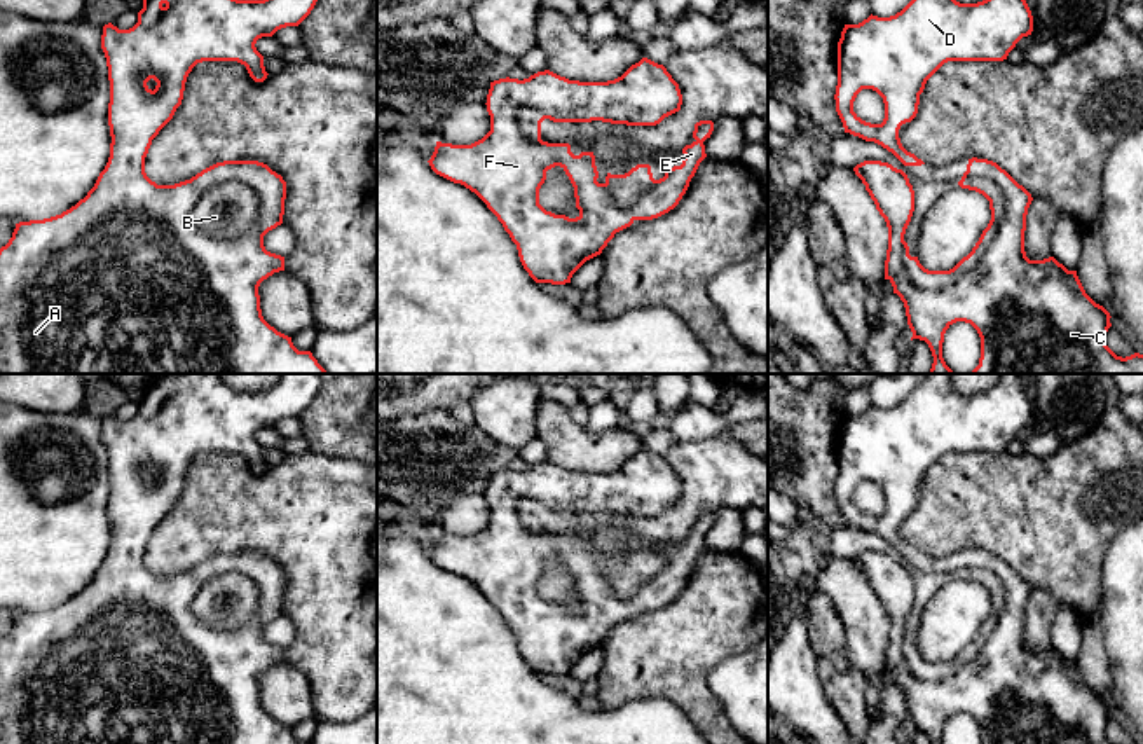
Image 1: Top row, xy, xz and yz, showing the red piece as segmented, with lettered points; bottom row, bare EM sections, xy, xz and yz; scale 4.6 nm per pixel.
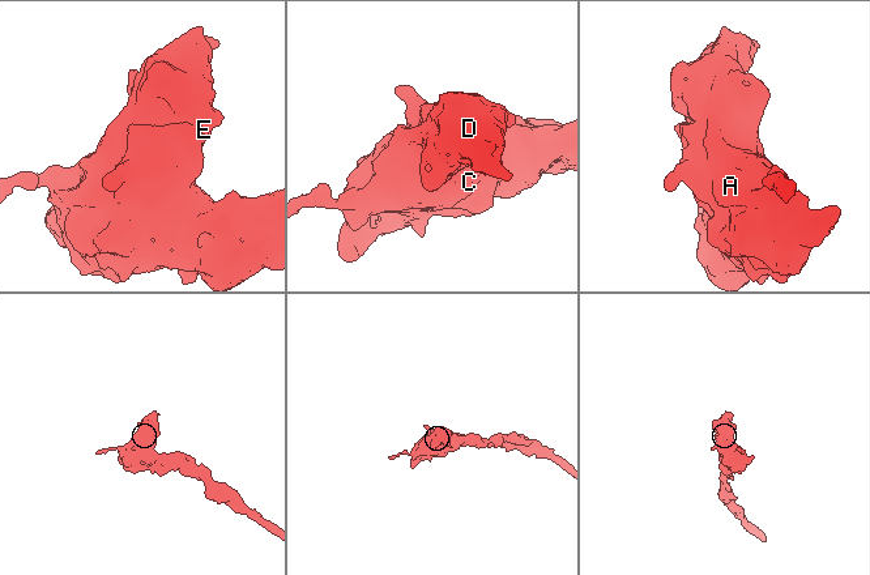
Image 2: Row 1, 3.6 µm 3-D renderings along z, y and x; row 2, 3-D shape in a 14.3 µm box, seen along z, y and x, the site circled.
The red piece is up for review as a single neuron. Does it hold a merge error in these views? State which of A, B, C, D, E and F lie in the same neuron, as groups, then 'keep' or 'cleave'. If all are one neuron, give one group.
groups A C D E F / B; cleave

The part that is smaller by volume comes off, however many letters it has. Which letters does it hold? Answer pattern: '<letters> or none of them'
B

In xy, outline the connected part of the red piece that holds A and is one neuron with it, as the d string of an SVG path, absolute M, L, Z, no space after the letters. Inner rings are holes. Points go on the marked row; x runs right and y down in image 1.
M143 0L138 23L129 30L119 30L112 23L103 26L101 49L106 58L110 80L108 126L110 157L94 187L75 206L61 215L16 224L12 238L0 248L0 374L326 374L311 351L298 351L291 337L270 327L260 309L258 286L274 272L284 271L284 257L270 253L264 246L264 236L283 224L286 182L267 164L258 161L216 162L190 180L175 185L157 185L145 173L145 157L152 140L173 119L181 105L185 82L197 63L237 61L246 66L255 82L264 82L267 72L264 56L255 44L262 37L272 37L286 26L298 26L314 9L318 0ZM223 182L244 182L258 196L260 211L255 227L236 241L213 239L202 234L190 220L190 211L201 196Z

